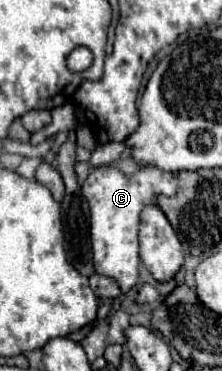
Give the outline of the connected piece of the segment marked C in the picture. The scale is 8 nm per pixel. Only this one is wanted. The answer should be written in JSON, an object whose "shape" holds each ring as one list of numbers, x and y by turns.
{"shape":[[99,166,83,182,81,194,87,198,91,210,91,252,95,272,113,278,123,294,127,294,139,282,141,260,137,232,141,210,149,204,155,204,155,198,159,194,173,196,177,194,177,190,179,190,177,176,157,166,143,166,131,178,127,178,119,168]]}

